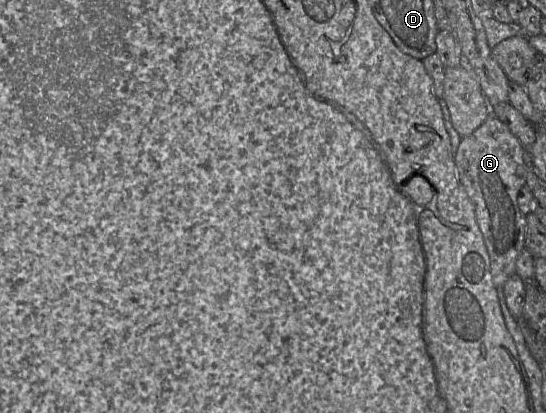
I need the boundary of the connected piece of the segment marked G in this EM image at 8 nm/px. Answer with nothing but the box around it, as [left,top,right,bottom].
[454,113,529,288]

